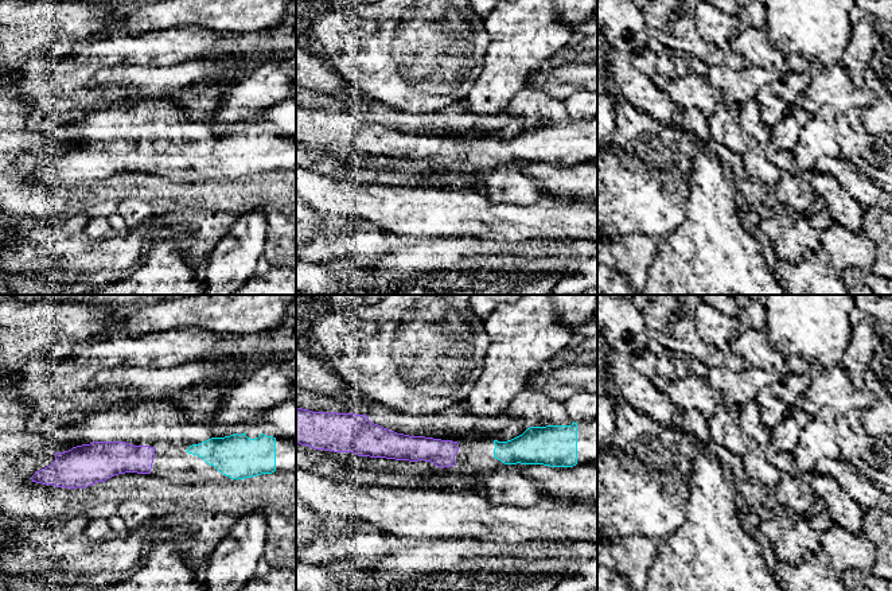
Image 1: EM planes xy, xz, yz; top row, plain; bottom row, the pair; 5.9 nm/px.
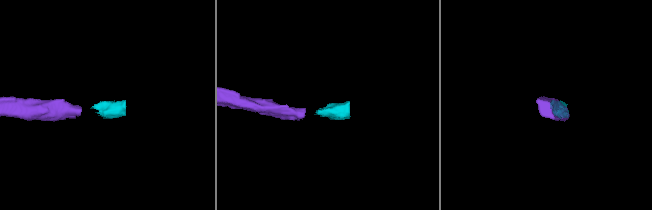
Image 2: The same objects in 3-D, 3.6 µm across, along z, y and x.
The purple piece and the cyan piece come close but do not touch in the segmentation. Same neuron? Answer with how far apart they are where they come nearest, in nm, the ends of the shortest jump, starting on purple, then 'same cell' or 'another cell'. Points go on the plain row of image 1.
180 nm apart; from purple across xy (155, 148), (186, 150); same cell

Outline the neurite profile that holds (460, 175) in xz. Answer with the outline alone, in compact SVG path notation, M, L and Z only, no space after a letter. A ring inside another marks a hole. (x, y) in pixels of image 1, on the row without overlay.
M470 162L444 166L444 171L433 183L440 188L474 188L479 179L491 170L479 170Z

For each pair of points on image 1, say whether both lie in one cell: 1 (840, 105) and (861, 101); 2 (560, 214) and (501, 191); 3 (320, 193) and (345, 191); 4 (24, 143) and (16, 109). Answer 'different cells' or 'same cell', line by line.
1: same cell
2: different cells
3: same cell
4: same cell

